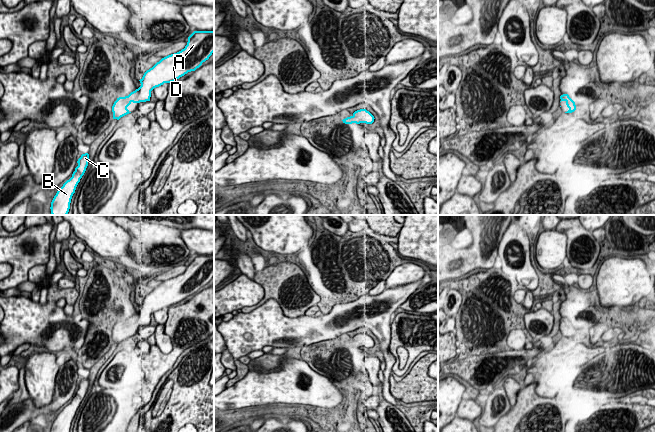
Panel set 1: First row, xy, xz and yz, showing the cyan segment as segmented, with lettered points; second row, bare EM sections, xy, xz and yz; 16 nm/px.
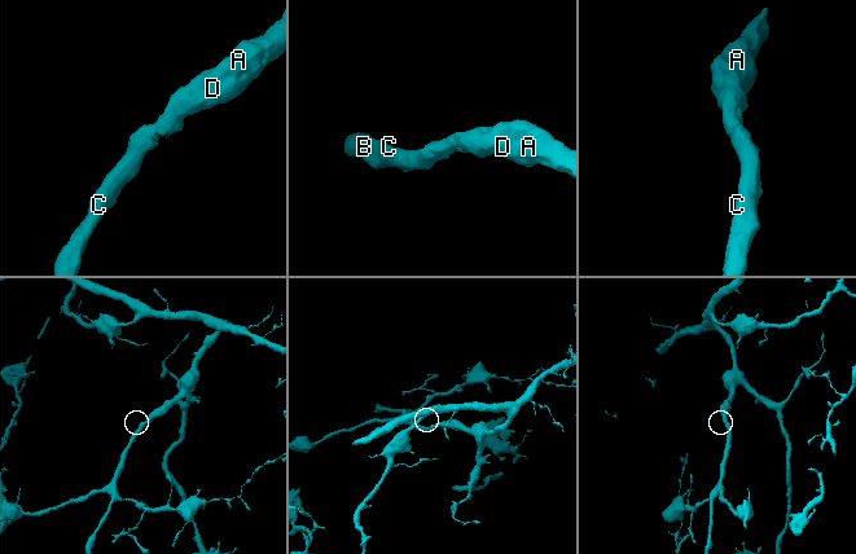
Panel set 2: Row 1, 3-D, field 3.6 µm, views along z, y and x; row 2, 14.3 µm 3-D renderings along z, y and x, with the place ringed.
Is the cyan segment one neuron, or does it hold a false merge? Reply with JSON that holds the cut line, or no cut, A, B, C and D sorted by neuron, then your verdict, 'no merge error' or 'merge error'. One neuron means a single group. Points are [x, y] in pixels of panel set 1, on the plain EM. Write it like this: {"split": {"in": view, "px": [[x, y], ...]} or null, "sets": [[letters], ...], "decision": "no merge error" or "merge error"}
{"split": null, "sets": [["A", "B", "C", "D"]], "decision": "no merge error"}

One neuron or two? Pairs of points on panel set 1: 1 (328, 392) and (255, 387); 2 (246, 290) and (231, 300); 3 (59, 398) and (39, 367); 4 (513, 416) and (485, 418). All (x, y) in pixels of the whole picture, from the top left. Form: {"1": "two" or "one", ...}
{"1": "one", "2": "one", "3": "two", "4": "two"}

